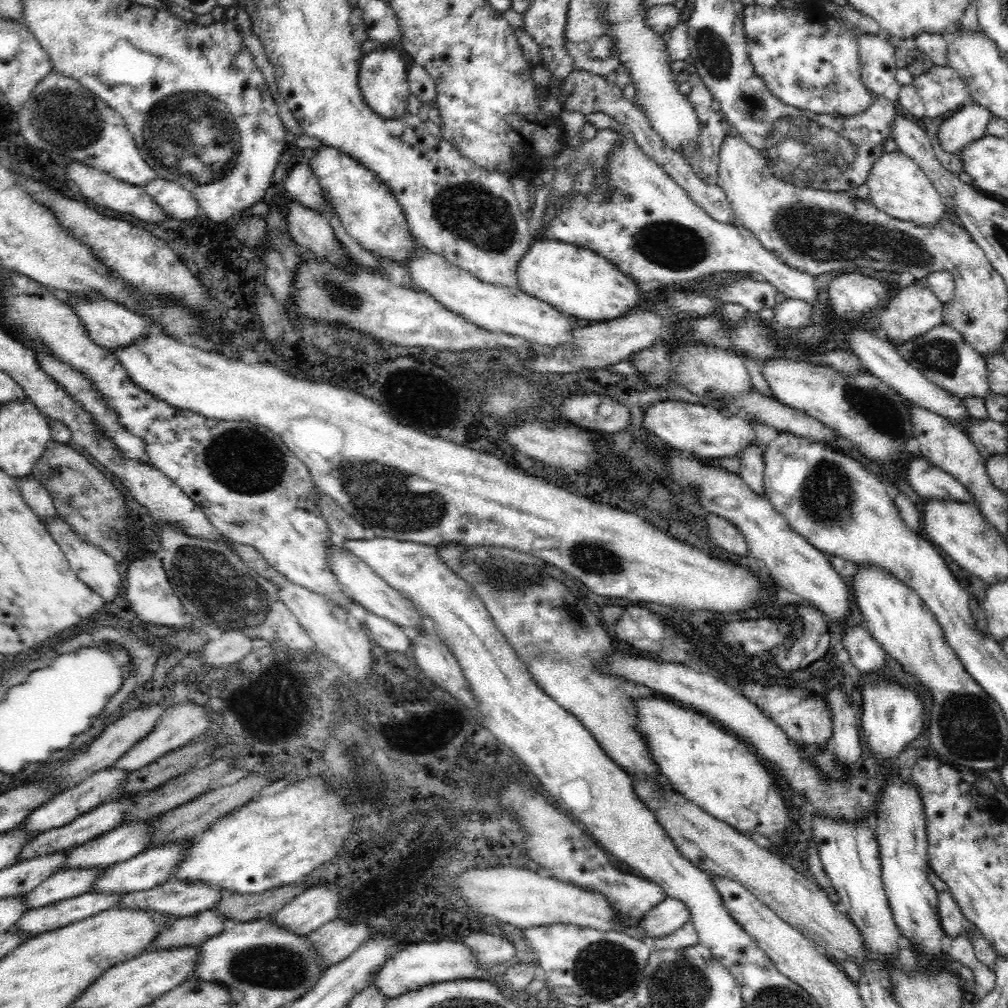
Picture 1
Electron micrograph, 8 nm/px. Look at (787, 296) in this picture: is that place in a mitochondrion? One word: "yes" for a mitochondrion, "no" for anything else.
no

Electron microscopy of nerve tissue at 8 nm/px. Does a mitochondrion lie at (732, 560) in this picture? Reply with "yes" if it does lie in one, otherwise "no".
no

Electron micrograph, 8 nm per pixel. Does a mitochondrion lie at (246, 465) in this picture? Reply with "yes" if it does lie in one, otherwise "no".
yes

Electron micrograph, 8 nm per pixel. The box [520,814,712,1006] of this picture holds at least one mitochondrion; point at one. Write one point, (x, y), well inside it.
(608, 969)

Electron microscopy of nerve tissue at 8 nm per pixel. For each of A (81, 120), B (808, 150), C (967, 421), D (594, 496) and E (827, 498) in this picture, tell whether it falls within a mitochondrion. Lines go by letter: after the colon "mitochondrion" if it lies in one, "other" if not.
A: mitochondrion
B: mitochondrion
C: other
D: other
E: mitochondrion

